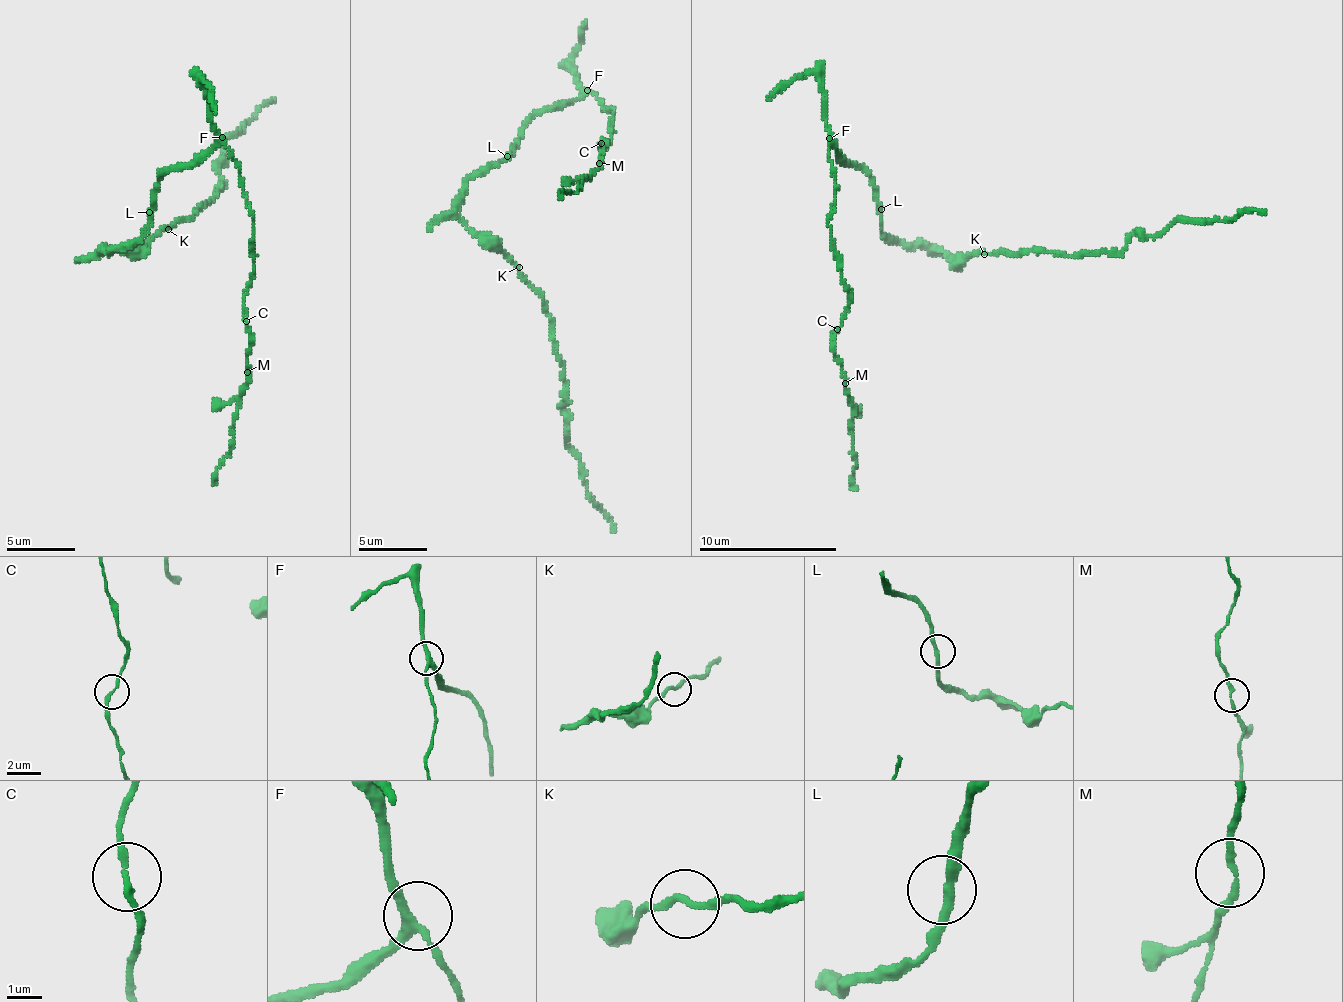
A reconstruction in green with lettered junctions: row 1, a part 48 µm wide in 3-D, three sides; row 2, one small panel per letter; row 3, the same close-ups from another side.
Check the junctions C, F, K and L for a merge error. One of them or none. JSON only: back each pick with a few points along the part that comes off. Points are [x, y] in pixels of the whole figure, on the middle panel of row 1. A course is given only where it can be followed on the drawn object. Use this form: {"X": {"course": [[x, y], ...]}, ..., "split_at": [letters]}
{"split_at": []}

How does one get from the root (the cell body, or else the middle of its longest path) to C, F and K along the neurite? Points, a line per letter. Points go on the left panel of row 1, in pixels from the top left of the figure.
C: (152, 213), (158, 179), (175, 166), (202, 161), (222, 143), (240, 169), (253, 217), (247, 320)
F: (152, 213), (152, 193), (158, 179), (175, 166), (192, 164), (222, 137)
K: (152, 213), (149, 229), (138, 239), (106, 251), (146, 247), (168, 229)

